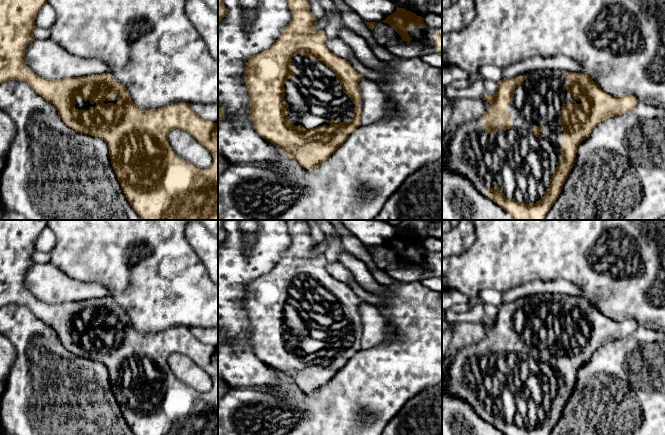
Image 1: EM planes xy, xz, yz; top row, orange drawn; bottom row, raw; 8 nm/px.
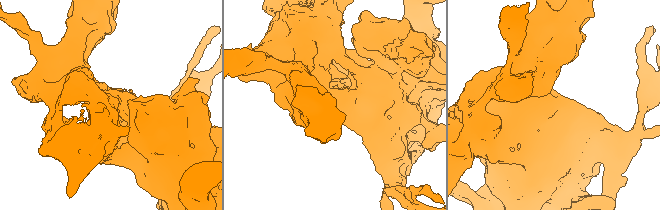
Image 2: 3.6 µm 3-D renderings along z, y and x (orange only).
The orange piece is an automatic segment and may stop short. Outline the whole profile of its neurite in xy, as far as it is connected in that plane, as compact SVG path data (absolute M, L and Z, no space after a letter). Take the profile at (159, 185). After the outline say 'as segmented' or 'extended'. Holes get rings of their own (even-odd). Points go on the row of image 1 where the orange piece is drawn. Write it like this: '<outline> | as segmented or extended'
M0 0L0 83L10 80L27 82L37 94L39 94L56 108L61 119L67 126L76 132L99 137L104 140L108 146L111 164L117 179L119 180L123 193L134 211L141 217L142 220L218 220L218 124L201 118L194 112L191 104L189 103L180 102L153 110L139 109L133 103L127 88L121 84L120 81L110 71L103 74L65 78L61 80L44 79L43 77L34 73L26 65L25 52L27 50L28 44L35 39L33 36L33 30L37 27L35 25L35 17L45 3L47 3L47 0ZM173 129L182 129L190 133L196 140L198 140L212 154L212 164L206 169L200 169L174 154L168 140L168 133Z | extended

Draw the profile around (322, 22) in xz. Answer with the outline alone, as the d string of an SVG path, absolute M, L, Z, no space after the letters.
M325 10L324 16L318 20L317 24L314 27L314 31L317 32L319 30L324 30L325 27L327 26L329 18L330 18L330 12L328 10Z

